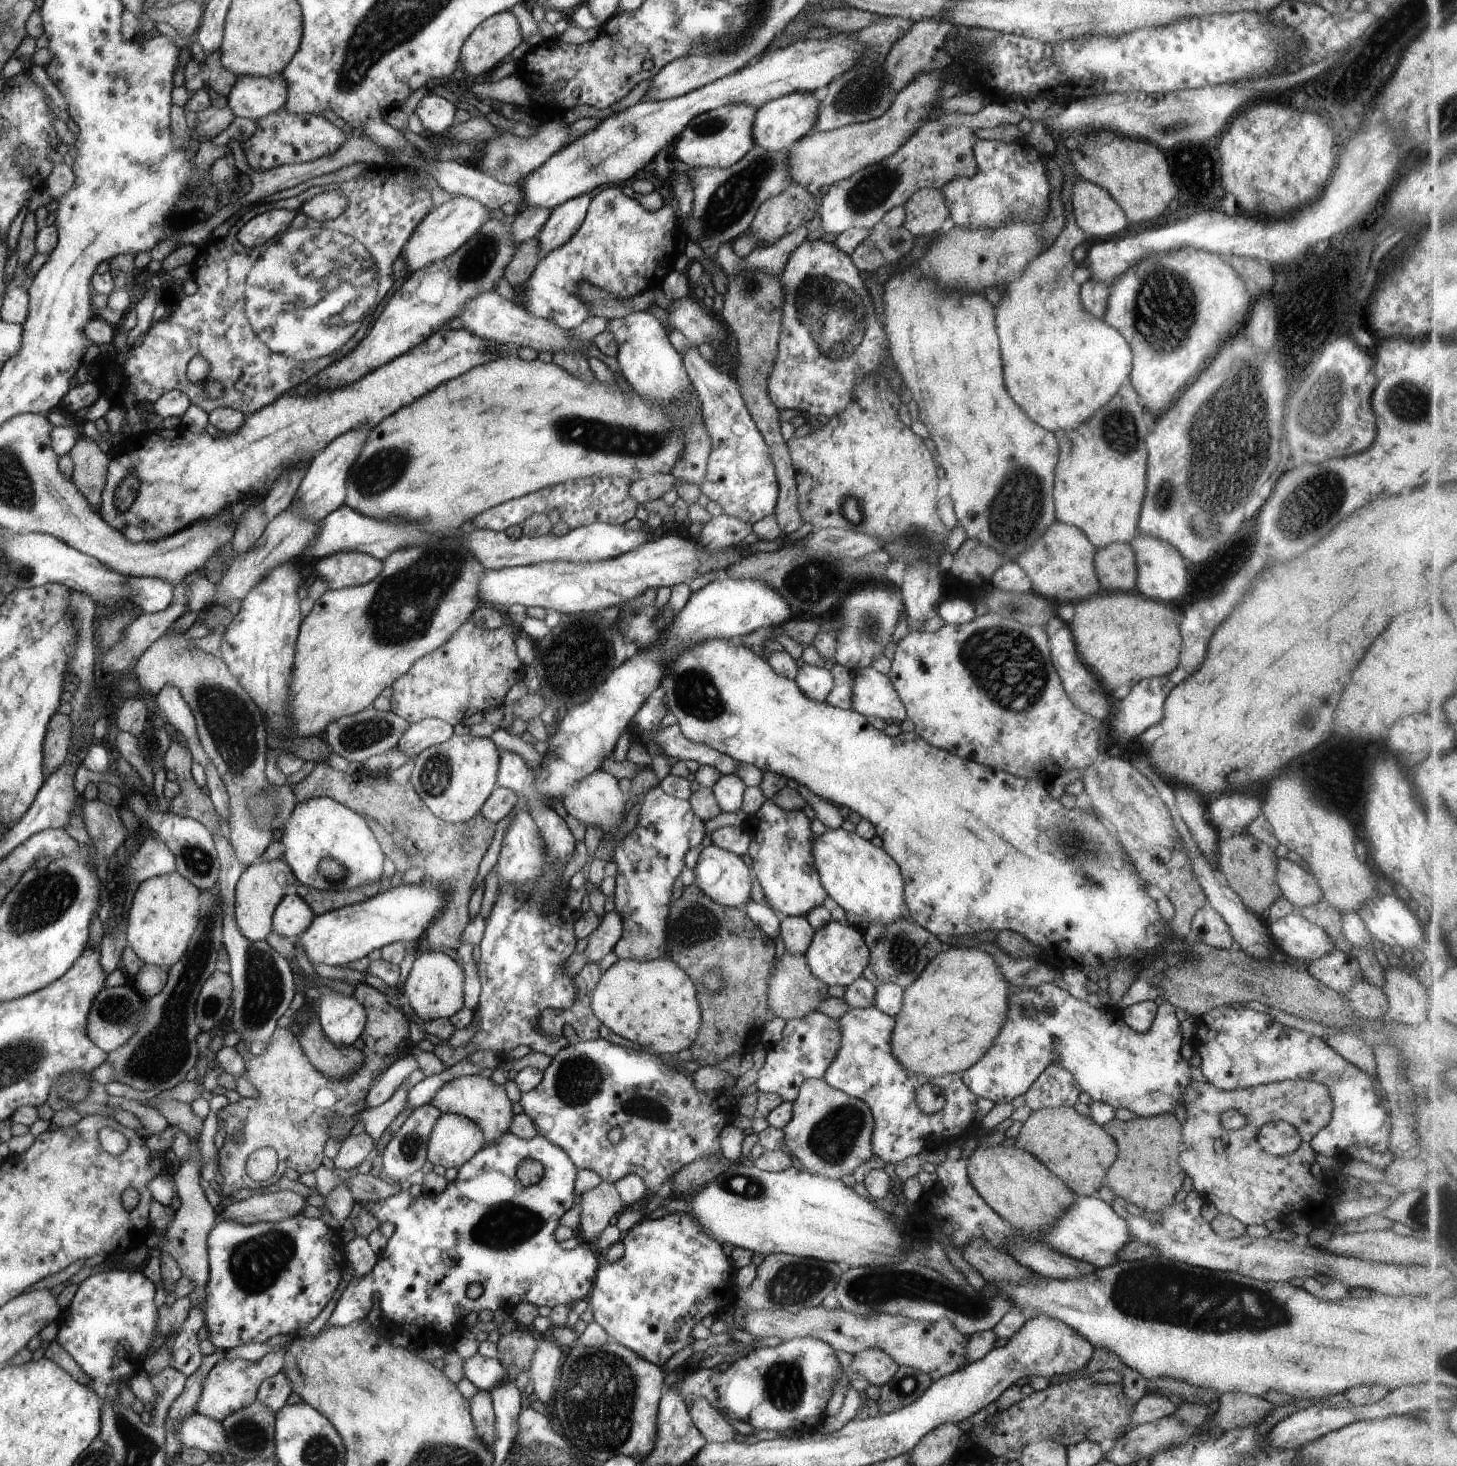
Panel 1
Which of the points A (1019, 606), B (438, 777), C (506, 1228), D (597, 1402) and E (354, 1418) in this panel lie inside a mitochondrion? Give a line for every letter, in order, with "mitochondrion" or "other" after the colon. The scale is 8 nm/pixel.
A: mitochondrion
B: mitochondrion
C: mitochondrion
D: mitochondrion
E: other

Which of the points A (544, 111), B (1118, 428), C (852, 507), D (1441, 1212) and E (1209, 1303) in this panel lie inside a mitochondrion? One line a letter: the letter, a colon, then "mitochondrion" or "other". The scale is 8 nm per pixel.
A: other
B: mitochondrion
C: mitochondrion
D: mitochondrion
E: mitochondrion

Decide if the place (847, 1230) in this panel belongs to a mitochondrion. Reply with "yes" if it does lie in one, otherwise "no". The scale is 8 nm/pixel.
no

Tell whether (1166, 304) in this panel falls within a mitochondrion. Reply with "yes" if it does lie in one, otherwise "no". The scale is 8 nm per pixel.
yes

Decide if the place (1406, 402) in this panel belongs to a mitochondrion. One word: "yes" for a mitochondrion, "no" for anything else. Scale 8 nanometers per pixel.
yes

